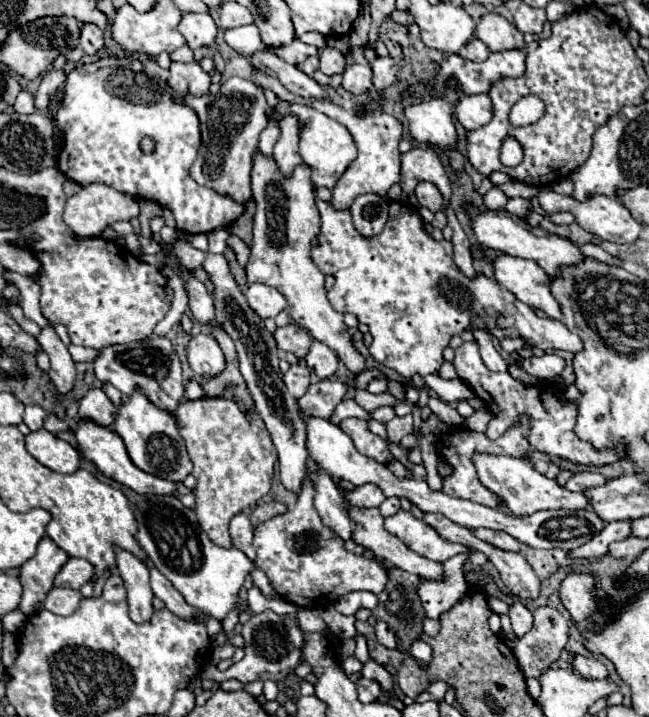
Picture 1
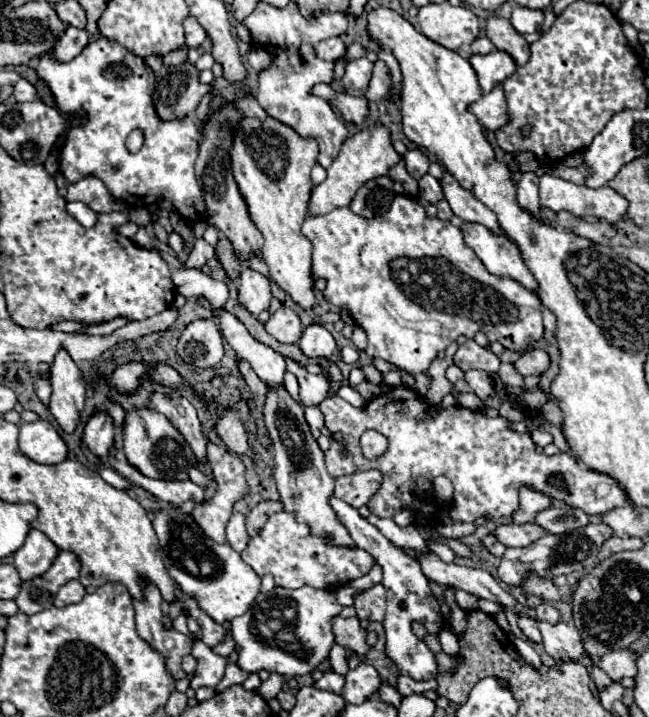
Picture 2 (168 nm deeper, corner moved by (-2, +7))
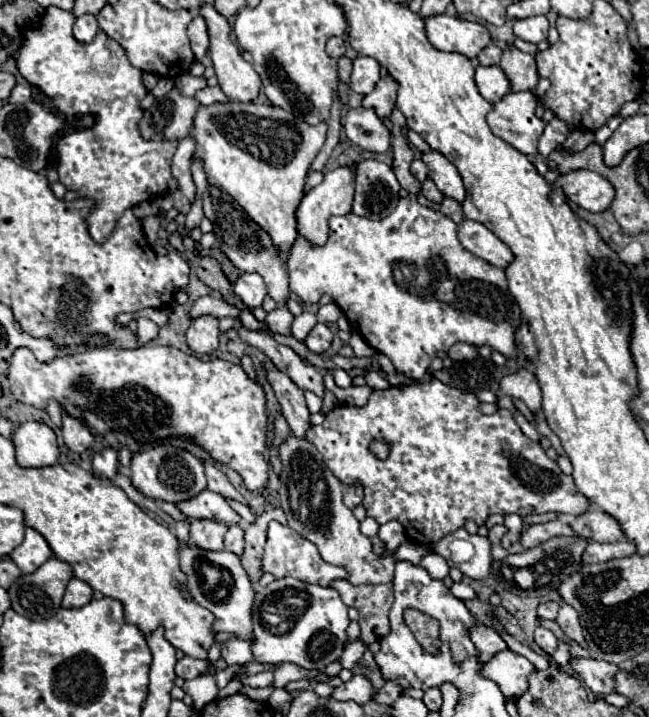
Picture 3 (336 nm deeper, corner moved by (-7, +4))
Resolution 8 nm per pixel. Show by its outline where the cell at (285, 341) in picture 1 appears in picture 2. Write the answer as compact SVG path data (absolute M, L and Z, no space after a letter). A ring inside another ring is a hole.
M282 305L268 321L266 321L266 331L280 343L286 345L296 345L304 333L304 327L298 319L298 315Z

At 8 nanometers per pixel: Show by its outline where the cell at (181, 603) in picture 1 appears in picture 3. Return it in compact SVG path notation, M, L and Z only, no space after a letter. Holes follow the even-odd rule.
M229 640L221 646L221 656L229 666L237 666L237 664L245 664L253 660L253 652L251 652L251 644L243 642L243 640Z

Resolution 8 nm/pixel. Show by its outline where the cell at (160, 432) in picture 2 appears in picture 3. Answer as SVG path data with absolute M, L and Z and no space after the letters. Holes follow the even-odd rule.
M159 446L133 456L131 462L131 482L133 486L151 500L179 504L181 500L189 500L207 488L203 464L185 450L175 446Z

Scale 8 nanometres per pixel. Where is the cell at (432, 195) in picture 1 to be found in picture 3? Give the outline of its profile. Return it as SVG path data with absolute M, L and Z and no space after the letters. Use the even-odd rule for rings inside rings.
M429 178L421 184L421 192L423 192L423 196L425 196L429 202L441 202L441 200L443 200L443 194L437 190L437 186L433 184L433 180L429 180Z

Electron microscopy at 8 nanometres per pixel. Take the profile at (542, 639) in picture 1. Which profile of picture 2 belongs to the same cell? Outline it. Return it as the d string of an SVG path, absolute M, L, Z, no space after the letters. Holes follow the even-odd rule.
M540 603L536 607L536 617L540 617L540 621L548 621L550 625L556 625L556 621L560 621L560 611L550 603Z

